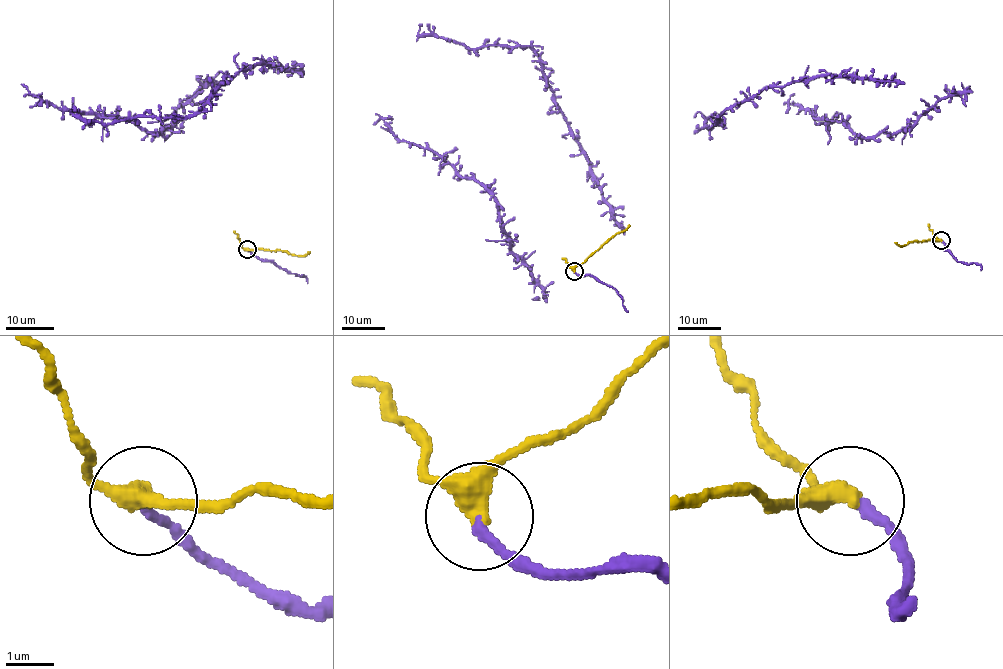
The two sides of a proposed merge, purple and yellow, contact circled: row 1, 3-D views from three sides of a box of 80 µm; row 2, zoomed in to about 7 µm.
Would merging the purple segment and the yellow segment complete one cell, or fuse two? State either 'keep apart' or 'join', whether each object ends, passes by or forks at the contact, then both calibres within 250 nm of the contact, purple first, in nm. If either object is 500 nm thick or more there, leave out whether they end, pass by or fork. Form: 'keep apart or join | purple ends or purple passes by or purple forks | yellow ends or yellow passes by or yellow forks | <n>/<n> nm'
join | purple ends | yellow passes by | 220/380 nm

